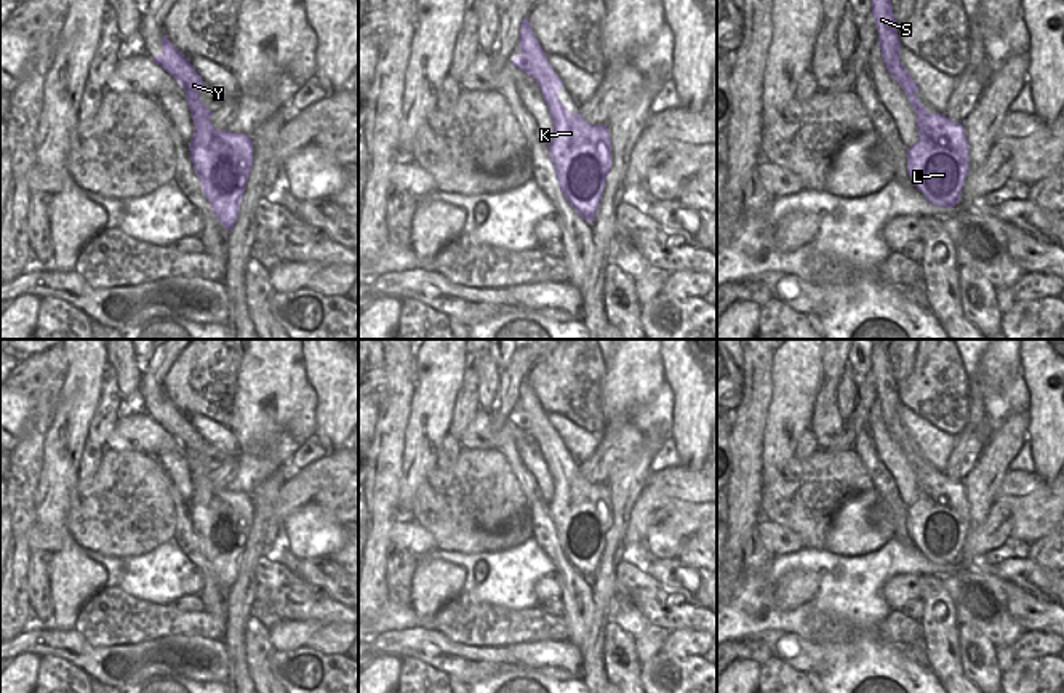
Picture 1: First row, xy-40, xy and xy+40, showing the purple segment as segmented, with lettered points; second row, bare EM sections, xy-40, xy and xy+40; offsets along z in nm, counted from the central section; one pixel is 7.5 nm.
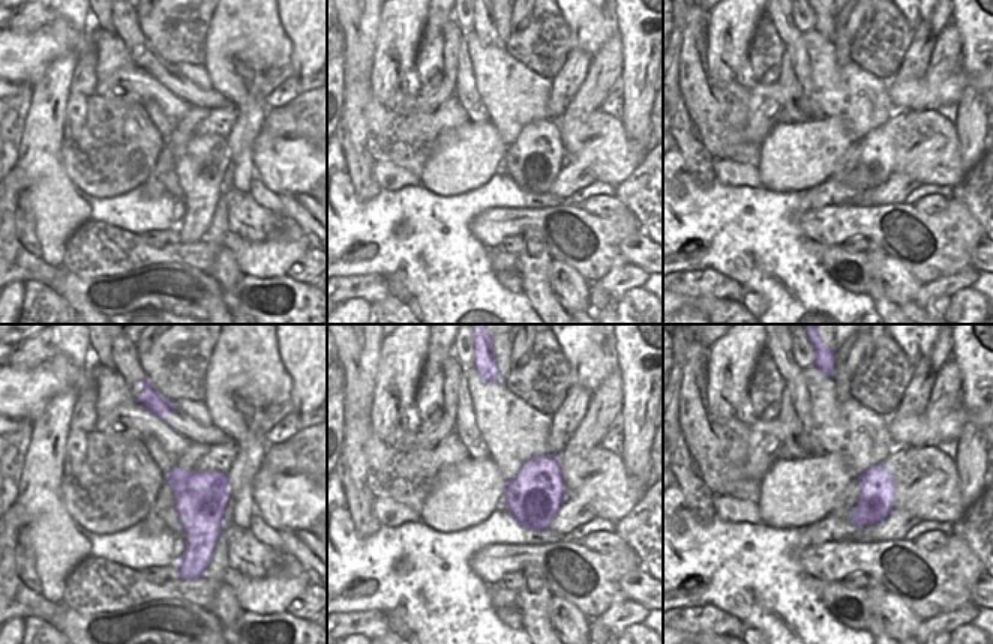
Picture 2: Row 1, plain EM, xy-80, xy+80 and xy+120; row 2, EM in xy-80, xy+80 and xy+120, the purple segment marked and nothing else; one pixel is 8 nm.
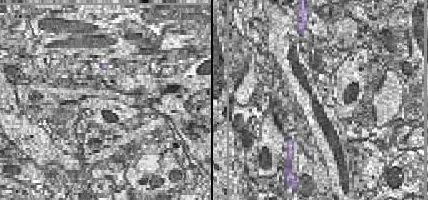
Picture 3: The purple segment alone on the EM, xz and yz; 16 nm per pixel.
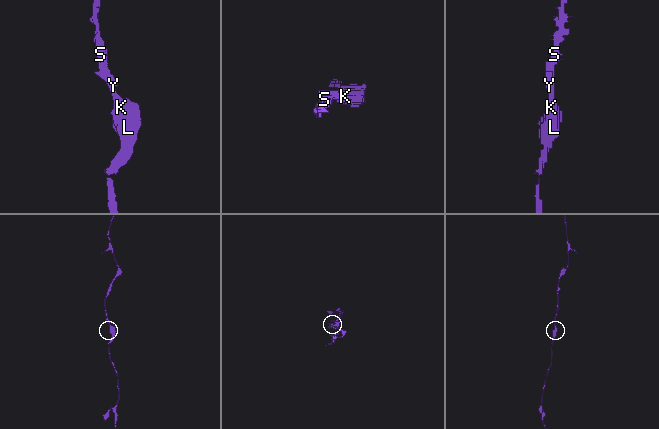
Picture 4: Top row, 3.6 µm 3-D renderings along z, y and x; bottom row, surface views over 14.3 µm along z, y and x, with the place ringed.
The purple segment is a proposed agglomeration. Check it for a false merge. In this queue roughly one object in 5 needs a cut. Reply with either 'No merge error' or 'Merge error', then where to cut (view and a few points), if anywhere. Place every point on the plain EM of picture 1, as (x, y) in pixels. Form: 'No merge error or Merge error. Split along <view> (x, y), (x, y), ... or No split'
No merge error. No split

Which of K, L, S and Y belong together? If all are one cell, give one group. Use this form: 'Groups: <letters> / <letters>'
Groups: K L S Y

